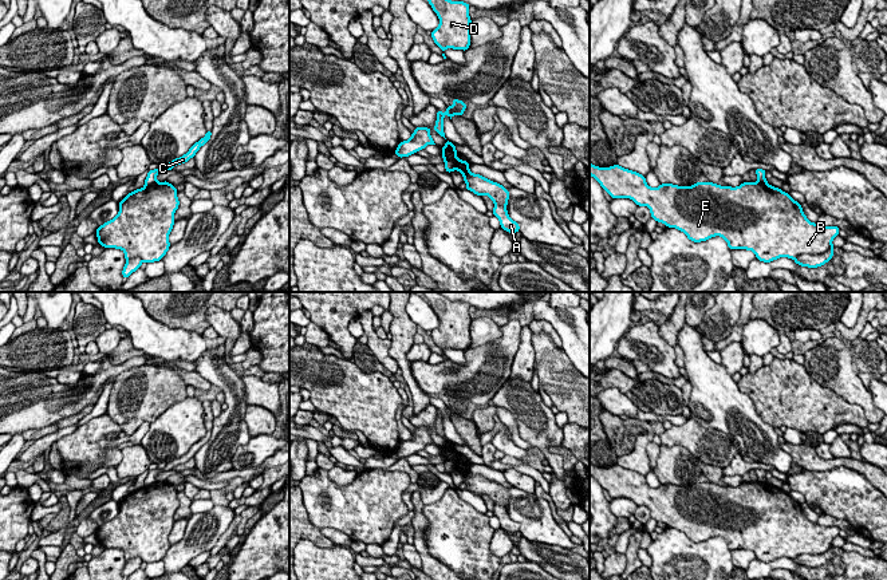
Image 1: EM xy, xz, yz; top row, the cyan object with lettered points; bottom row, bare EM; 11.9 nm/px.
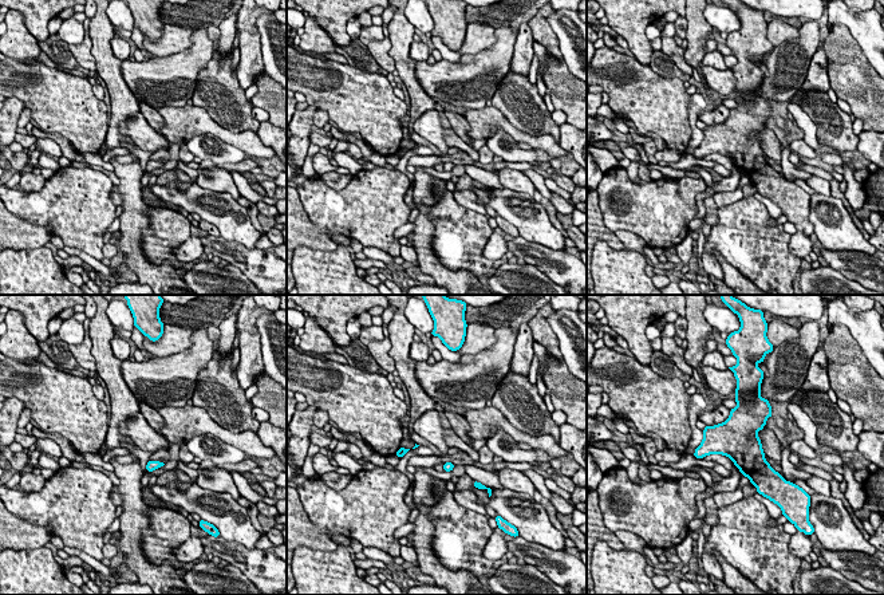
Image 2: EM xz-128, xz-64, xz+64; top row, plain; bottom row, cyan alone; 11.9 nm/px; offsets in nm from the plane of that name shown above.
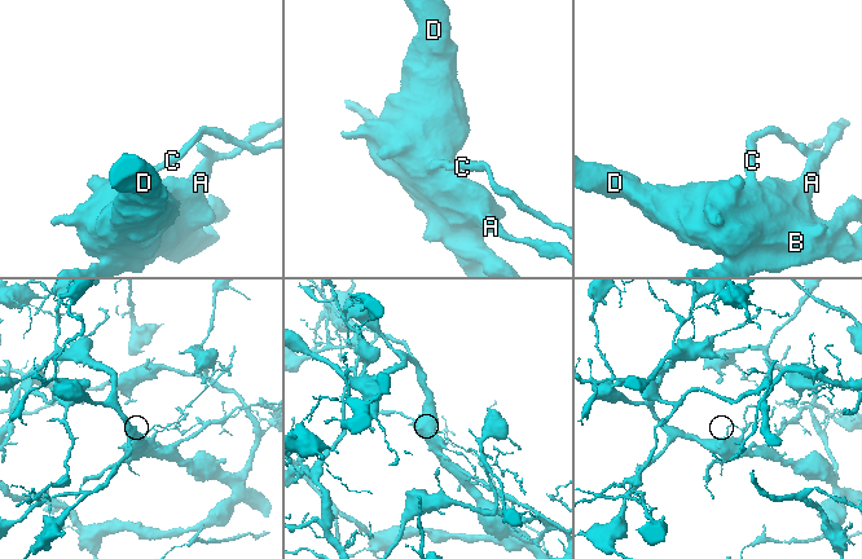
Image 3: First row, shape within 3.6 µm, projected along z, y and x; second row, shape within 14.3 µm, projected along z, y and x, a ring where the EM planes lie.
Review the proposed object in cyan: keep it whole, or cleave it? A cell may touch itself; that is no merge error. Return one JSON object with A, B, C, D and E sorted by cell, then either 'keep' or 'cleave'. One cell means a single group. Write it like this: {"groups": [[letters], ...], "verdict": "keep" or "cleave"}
{"groups": [["A", "B", "D", "E"], ["C"]], "verdict": "cleave"}

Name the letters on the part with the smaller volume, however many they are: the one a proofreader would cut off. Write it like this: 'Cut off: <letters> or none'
Cut off: C

